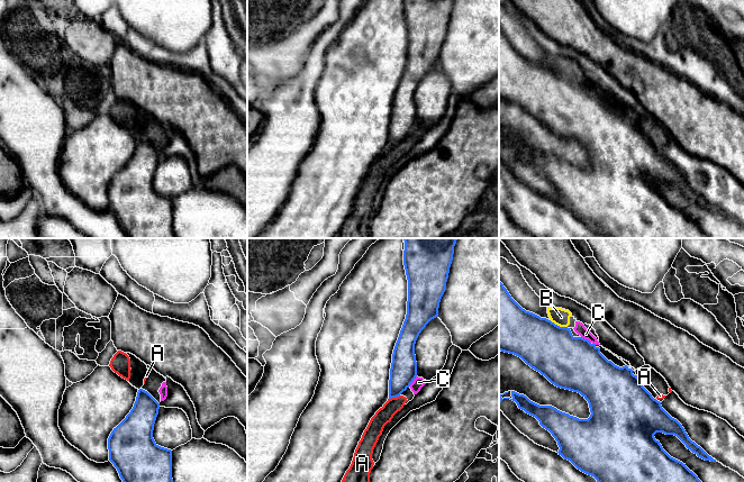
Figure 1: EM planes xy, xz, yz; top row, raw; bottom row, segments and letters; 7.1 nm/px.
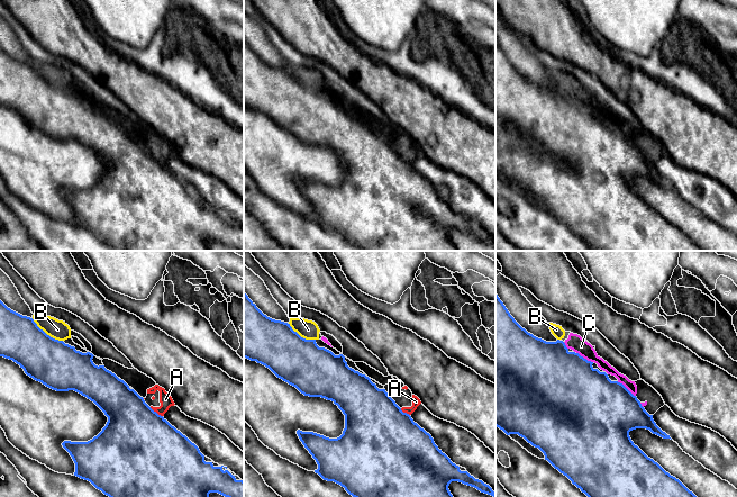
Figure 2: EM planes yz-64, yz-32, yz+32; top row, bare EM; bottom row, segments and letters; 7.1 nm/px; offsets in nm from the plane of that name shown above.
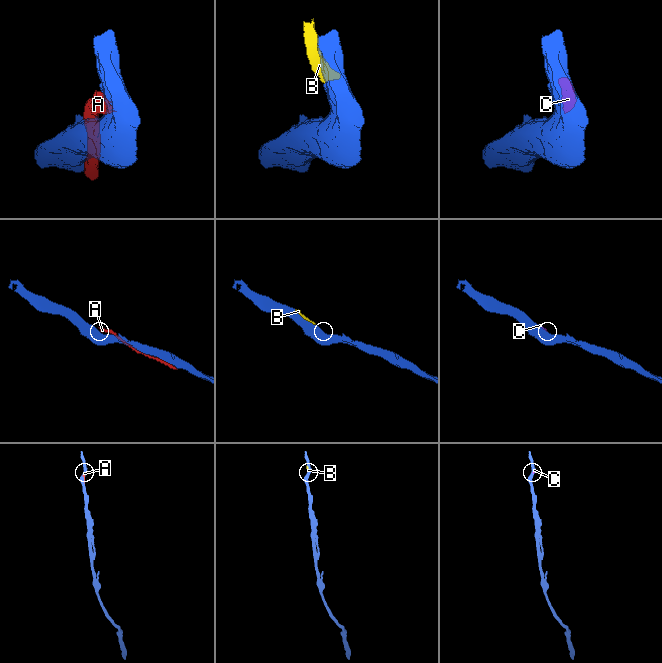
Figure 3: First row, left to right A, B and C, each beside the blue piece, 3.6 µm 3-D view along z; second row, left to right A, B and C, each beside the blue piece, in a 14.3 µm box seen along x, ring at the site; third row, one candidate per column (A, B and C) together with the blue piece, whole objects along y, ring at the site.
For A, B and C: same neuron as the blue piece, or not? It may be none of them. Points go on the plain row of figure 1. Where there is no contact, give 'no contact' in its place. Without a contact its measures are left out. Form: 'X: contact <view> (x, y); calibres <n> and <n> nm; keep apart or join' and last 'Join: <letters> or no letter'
A: contact xz (393, 145); calibres 190 and 120 nm; keep apart
B: contact yz (559, 74); calibres 360 and 130 nm; keep apart
C: contact xz (413, 129); calibres 190 and 80 nm; keep apart
Join: no letter

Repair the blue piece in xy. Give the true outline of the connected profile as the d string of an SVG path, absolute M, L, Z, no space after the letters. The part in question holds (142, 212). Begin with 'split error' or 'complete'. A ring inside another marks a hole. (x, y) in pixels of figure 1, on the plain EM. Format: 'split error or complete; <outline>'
complete; M139 137L133 157L108 187L109 209L129 238L176 238L172 227L172 199L158 194L153 179L160 152Z

